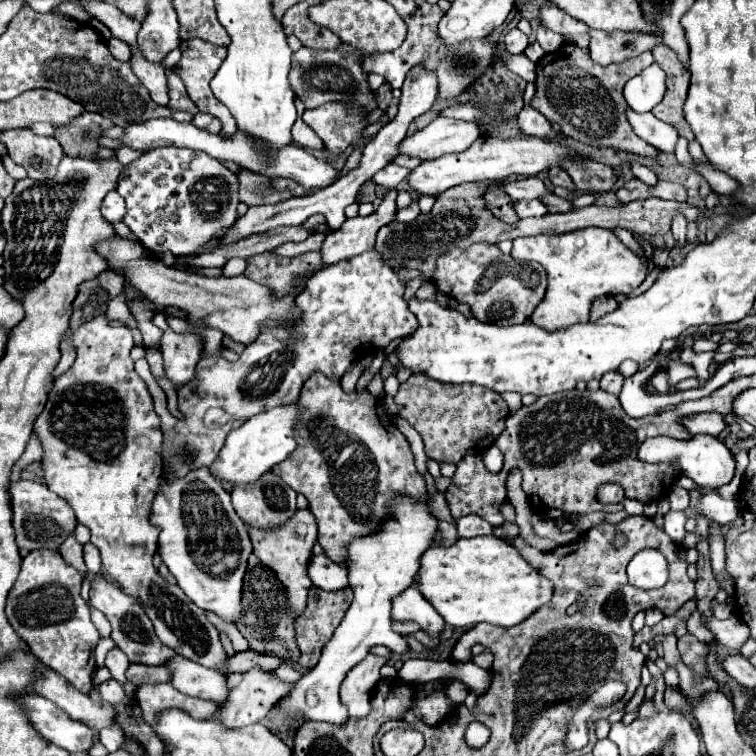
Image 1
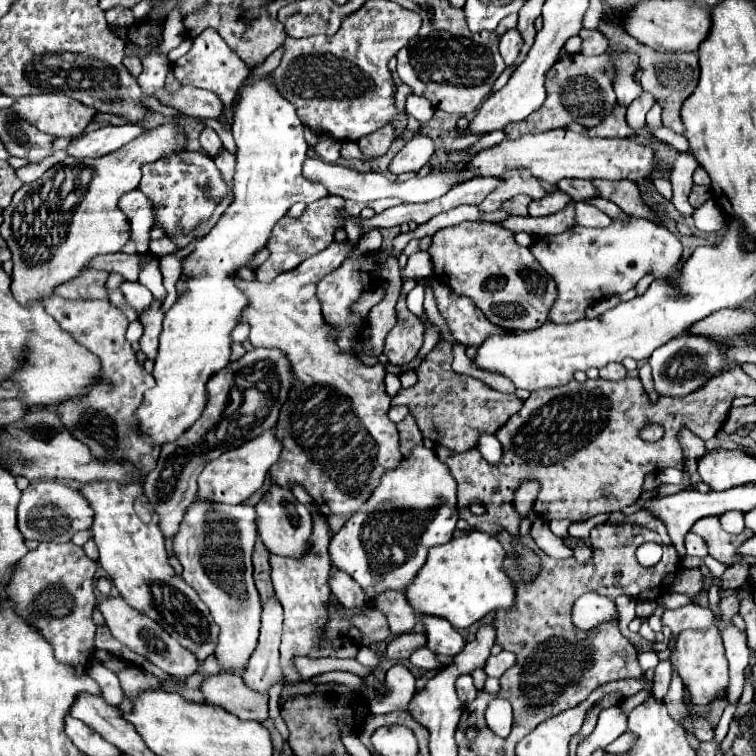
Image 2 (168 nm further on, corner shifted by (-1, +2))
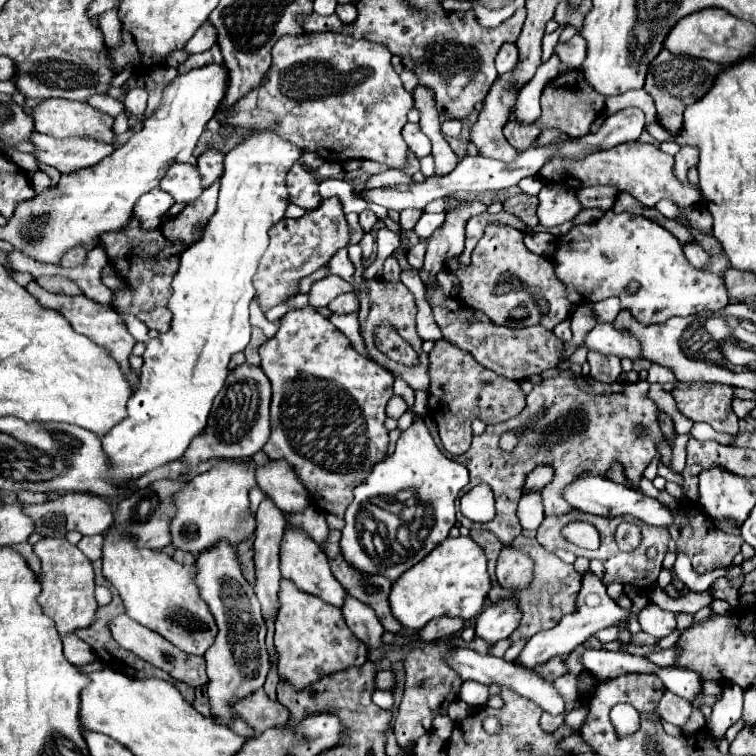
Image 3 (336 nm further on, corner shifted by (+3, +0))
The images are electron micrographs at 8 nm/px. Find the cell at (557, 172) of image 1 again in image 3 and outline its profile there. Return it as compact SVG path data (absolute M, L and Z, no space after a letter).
M590 186L590 188L580 188L576 192L576 198L580 200L582 208L610 210L616 194L618 194L618 190L610 188L610 186Z

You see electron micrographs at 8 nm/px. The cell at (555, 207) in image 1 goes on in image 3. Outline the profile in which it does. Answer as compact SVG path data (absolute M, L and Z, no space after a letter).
M506 72L496 78L484 100L478 122L472 126L470 132L472 144L478 148L478 154L500 162L512 162L518 158L518 152L514 152L514 148L502 134L502 126L508 122L508 114L514 108L520 92L514 86L512 78L514 72Z

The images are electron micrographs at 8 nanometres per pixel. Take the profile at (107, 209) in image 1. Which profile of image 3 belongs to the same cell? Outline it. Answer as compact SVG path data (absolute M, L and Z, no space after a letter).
M154 188L138 198L134 206L134 218L140 222L142 230L156 230L162 222L162 216L172 204L174 200L170 200L166 192L162 192L160 188Z

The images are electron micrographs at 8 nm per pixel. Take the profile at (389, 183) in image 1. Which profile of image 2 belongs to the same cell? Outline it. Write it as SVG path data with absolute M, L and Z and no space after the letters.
M420 130L414 132L414 136L406 142L406 146L396 154L396 158L390 164L390 170L394 174L404 172L418 172L434 154L434 140Z

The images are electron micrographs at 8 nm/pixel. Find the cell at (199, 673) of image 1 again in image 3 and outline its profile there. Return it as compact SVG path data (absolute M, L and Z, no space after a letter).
M260 688L256 692L252 692L246 698L240 698L234 702L234 706L230 706L234 710L234 714L244 720L256 734L264 732L266 728L274 728L274 726L284 726L288 720L288 712L284 706L280 706L278 702L272 702L266 692Z

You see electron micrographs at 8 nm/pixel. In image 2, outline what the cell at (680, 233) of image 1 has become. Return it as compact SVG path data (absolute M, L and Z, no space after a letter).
M690 152L678 154L678 158L672 162L672 168L670 168L670 184L672 184L672 190L674 190L672 204L684 216L690 216L694 212L694 208L688 202L688 194L694 186L692 172L696 168L698 168L698 162Z

